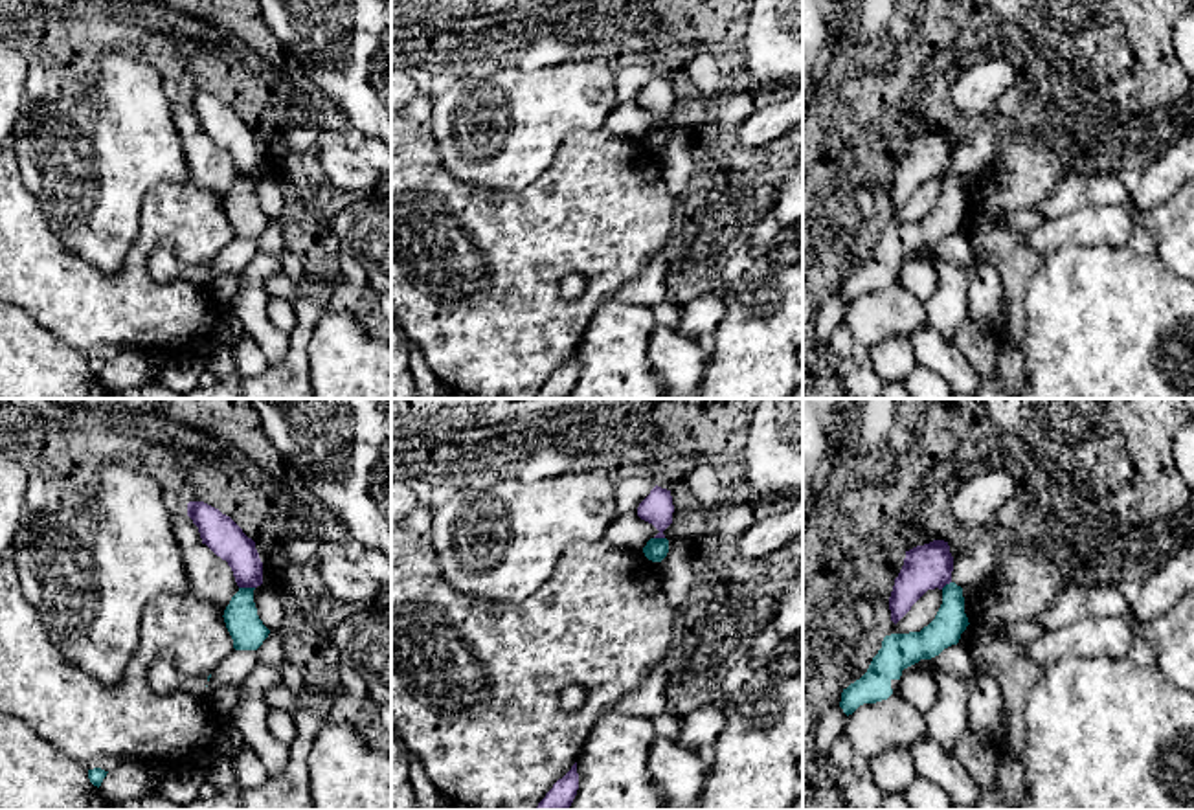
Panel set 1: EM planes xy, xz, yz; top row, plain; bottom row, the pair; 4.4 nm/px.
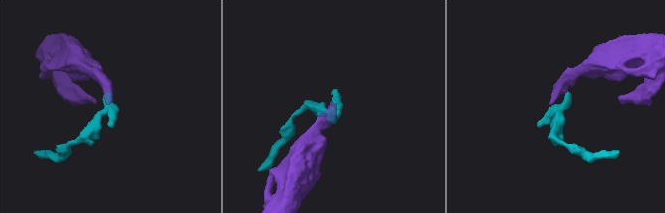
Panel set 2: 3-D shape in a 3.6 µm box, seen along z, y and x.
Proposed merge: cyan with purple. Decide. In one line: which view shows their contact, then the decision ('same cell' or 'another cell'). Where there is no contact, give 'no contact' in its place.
xy | another cell

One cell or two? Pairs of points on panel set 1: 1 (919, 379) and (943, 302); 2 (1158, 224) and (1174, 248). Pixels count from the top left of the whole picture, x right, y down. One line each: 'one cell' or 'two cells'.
1: two cells
2: one cell

